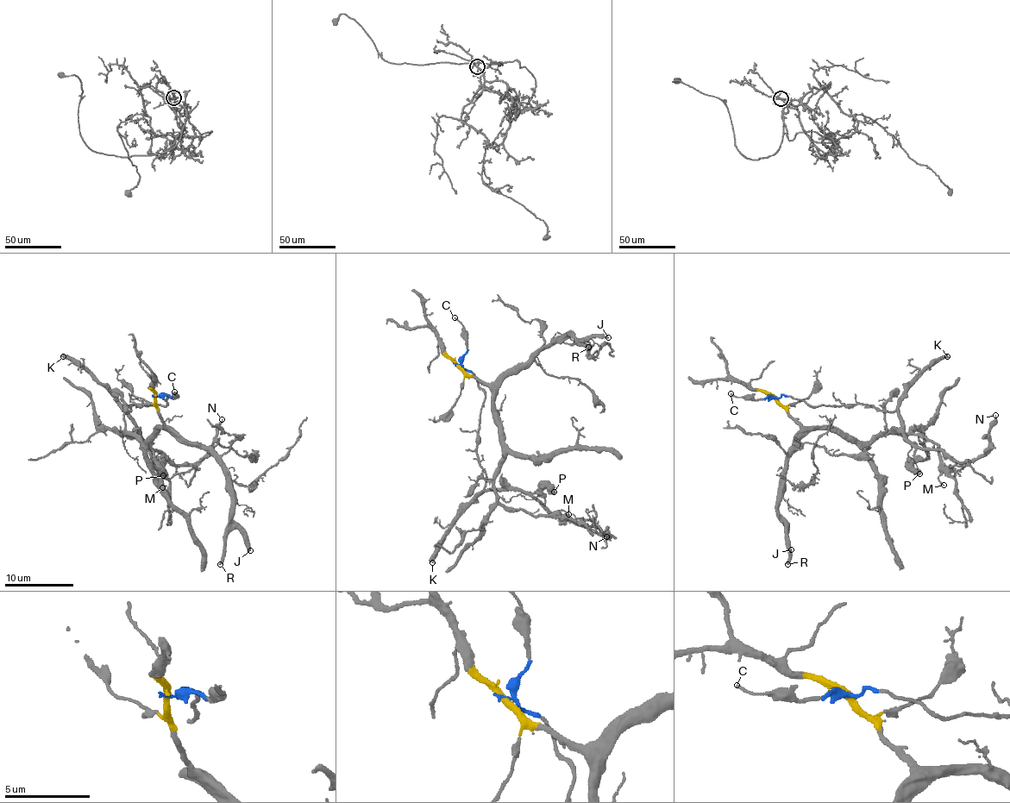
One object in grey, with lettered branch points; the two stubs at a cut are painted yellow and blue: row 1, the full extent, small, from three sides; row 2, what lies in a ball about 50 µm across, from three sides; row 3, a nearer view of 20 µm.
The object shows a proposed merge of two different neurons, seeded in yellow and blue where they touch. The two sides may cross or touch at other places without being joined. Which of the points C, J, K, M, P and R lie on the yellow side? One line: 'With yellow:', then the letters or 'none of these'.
With yellow: J, M, R

